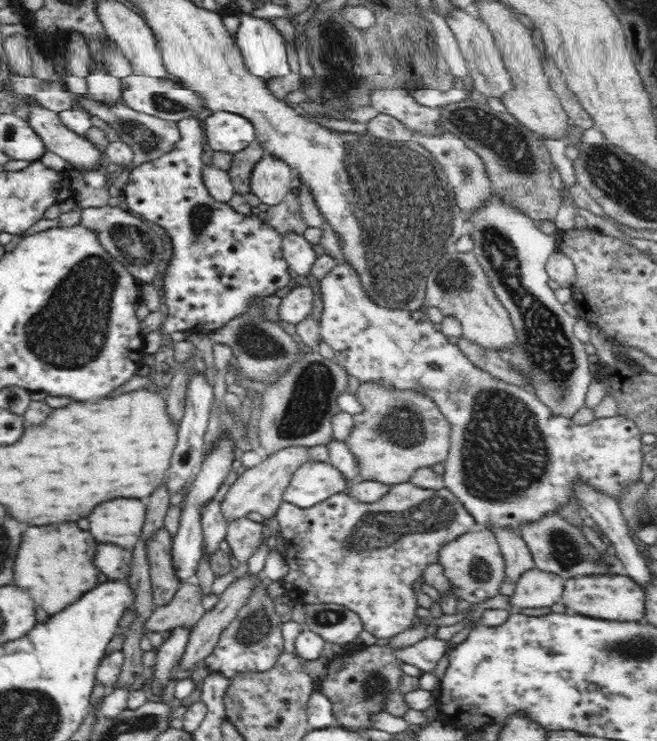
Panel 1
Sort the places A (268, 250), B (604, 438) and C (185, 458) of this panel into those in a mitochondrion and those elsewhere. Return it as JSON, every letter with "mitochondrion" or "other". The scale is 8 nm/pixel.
{"A":"other","B":"other","C":"other"}

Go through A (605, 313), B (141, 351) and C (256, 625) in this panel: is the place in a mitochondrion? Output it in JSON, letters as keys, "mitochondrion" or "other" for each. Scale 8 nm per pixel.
{"A":"other","B":"other","C":"mitochondrion"}

